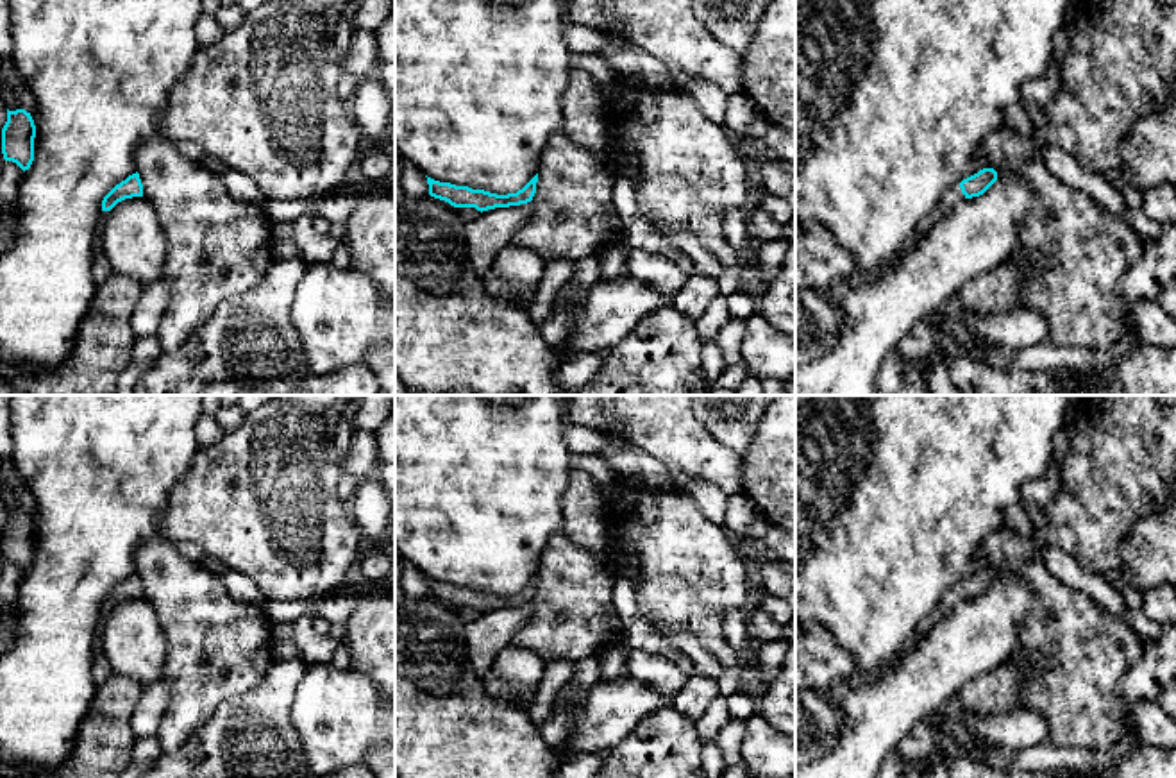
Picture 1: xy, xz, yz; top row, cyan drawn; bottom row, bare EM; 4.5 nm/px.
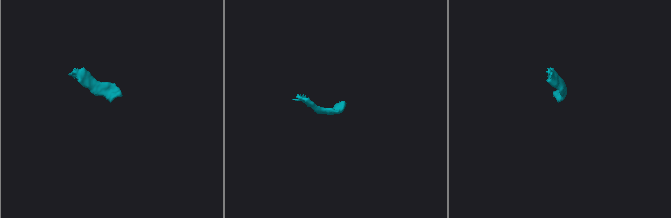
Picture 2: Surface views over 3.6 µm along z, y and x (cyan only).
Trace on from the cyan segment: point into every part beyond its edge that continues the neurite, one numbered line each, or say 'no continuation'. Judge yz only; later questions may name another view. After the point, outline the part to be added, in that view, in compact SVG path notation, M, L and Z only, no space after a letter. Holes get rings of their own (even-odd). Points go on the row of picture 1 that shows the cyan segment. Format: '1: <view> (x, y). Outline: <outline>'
1: yz (953, 195). Outline: M960 184L951 186L942 200L929 211L920 224L917 225L919 238L926 236L940 220L944 220L962 200L965 195L962 193Z

